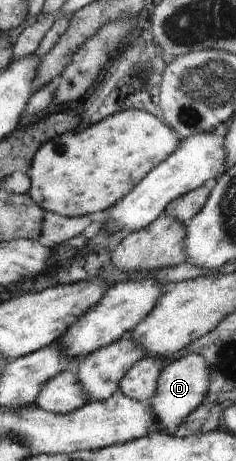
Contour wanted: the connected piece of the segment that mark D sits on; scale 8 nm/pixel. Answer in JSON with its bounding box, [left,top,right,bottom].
[148,354,209,432]

